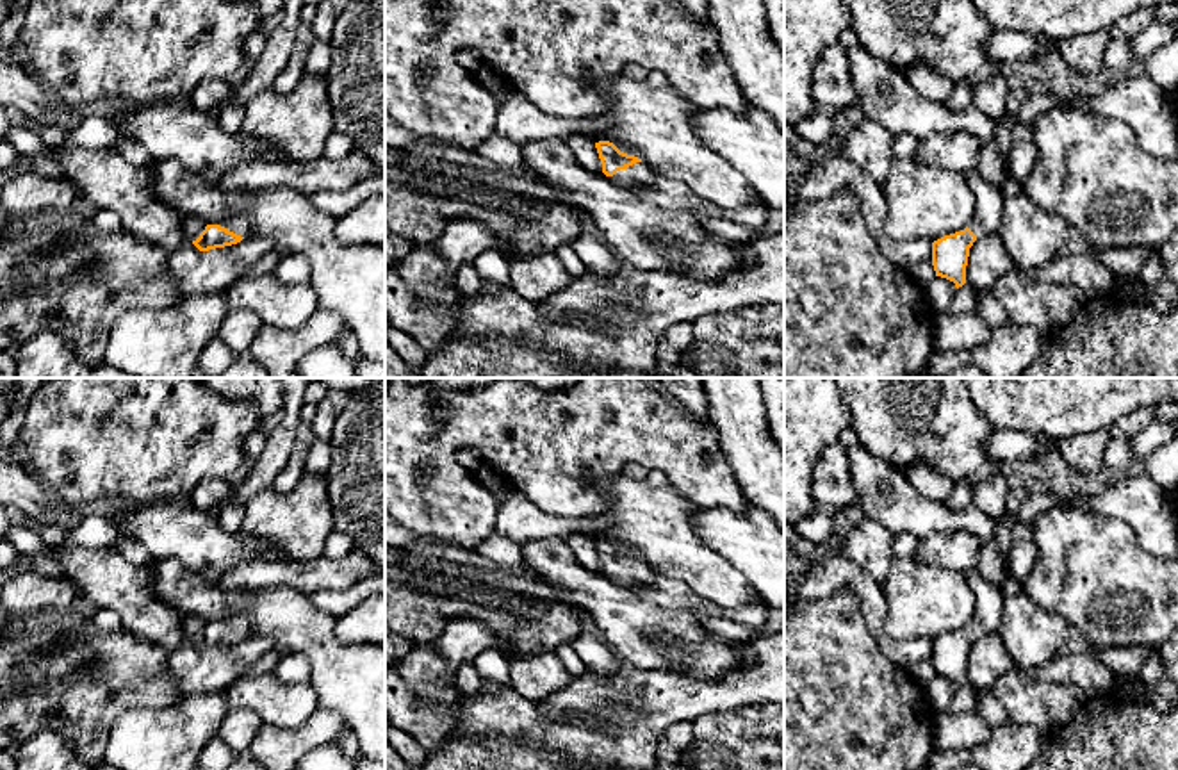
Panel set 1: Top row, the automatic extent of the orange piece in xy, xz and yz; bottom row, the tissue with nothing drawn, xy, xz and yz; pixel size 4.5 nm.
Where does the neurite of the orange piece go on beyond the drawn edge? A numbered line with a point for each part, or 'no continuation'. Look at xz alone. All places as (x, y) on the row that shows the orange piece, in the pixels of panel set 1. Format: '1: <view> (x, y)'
1: xz (638, 175)

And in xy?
1: xy (237, 225)

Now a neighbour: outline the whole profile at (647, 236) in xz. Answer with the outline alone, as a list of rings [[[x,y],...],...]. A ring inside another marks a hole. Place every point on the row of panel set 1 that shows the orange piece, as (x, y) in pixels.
[[[563,137],[522,144],[522,164],[547,185],[581,207],[604,235],[604,242],[634,269],[674,269],[715,280],[752,264],[734,242],[711,237],[704,219],[667,210],[617,187],[609,176],[588,171]]]

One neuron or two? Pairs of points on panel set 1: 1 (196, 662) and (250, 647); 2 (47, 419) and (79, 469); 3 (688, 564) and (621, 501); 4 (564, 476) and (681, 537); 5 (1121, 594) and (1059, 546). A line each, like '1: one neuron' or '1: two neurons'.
1: one neuron
2: one neuron
3: one neuron
4: two neurons
5: one neuron

